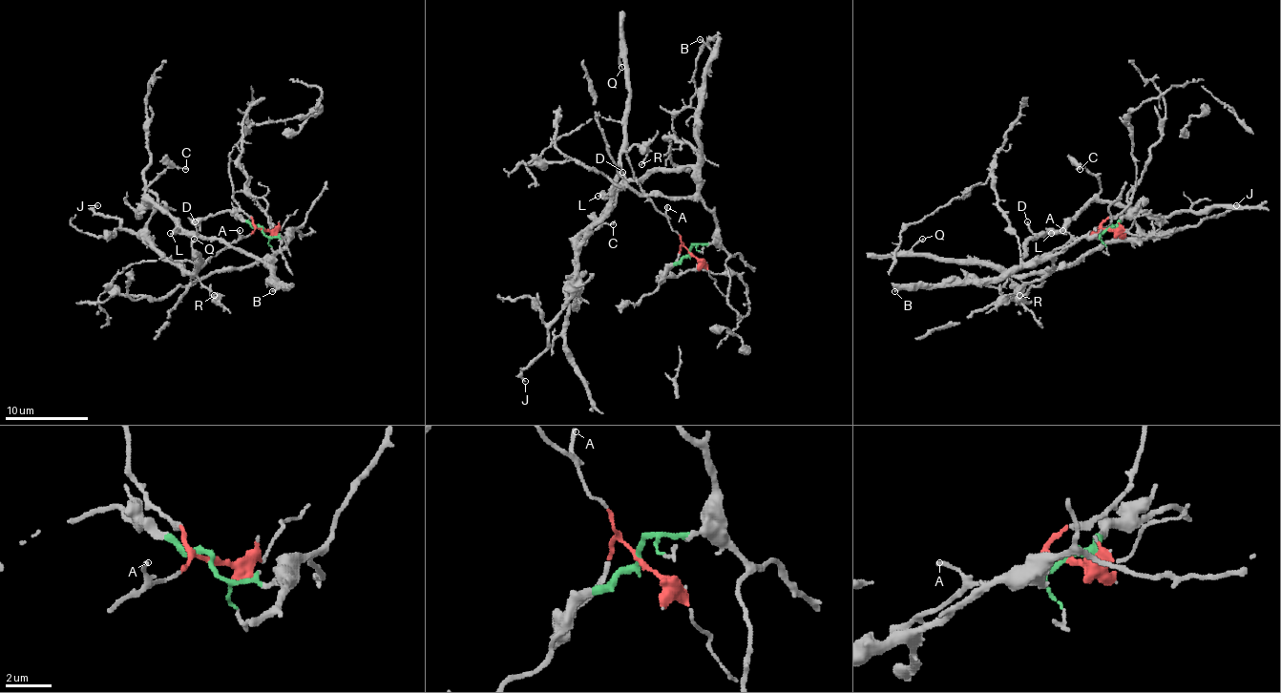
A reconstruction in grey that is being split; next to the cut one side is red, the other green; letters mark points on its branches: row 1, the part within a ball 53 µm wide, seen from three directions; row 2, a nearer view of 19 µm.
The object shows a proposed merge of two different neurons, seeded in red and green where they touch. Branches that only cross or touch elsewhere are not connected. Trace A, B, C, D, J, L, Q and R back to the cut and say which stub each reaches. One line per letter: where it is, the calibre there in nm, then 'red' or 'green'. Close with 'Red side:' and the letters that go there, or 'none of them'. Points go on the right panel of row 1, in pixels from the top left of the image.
A: (1062, 230) | 150 nm | red
B: (894, 291) | 130 nm | green
C: (1080, 169) | 130 nm | green
D: (1027, 221) | 150 nm | green
J: (1236, 205) | 120 nm | red
L: (1051, 233) | 360 nm | green
Q: (922, 239) | 160 nm | red
R: (1019, 295) | 130 nm | red
Red side: A, J, Q, R

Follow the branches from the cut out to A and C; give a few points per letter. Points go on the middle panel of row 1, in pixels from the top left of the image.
A: (690, 252), (670, 225), (667, 206)
C: (690, 252), (709, 243), (718, 223), (690, 167), (630, 179), (573, 243), (603, 223), (614, 225)

